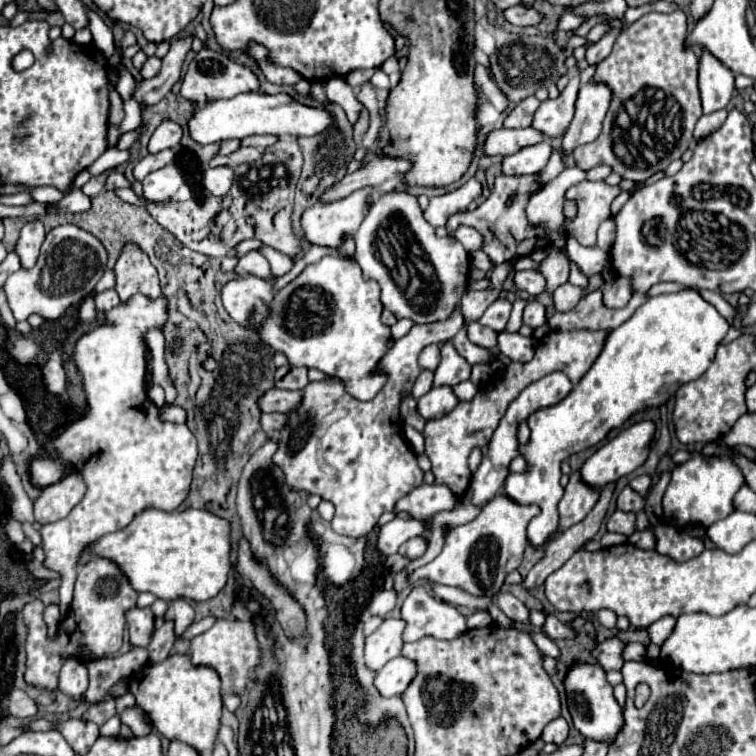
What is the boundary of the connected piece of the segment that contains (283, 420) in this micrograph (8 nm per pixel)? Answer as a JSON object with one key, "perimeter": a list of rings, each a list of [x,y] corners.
{"perimeter":[[[261,413],[261,429],[271,435],[273,431],[279,431],[283,425],[287,425],[287,417],[283,413]]]}

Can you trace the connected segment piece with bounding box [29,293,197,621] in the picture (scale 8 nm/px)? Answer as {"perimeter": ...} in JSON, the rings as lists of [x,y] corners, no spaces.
{"perimeter":[[[137,293],[107,311],[101,325],[77,339],[73,359],[83,377],[87,411],[51,441],[53,455],[37,455],[29,461],[29,477],[37,487],[61,481],[69,469],[75,469],[87,487],[83,499],[59,525],[49,523],[39,531],[45,551],[43,565],[63,577],[59,589],[59,621],[69,611],[77,577],[75,567],[85,551],[83,545],[127,527],[133,515],[147,507],[171,513],[189,493],[197,459],[197,439],[187,425],[163,421],[159,409],[149,401],[145,387],[149,355],[145,335],[151,329],[163,329],[167,317],[169,301],[165,295],[149,299]]]}

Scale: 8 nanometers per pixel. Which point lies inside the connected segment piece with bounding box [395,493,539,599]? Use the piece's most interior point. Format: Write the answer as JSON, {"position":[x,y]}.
{"position":[476,558]}

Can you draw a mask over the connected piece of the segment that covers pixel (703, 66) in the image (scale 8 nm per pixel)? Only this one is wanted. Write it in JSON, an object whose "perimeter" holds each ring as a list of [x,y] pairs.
{"perimeter":[[[705,51],[699,61],[699,93],[703,113],[713,113],[727,107],[735,91],[733,81],[733,73],[711,53]]]}

